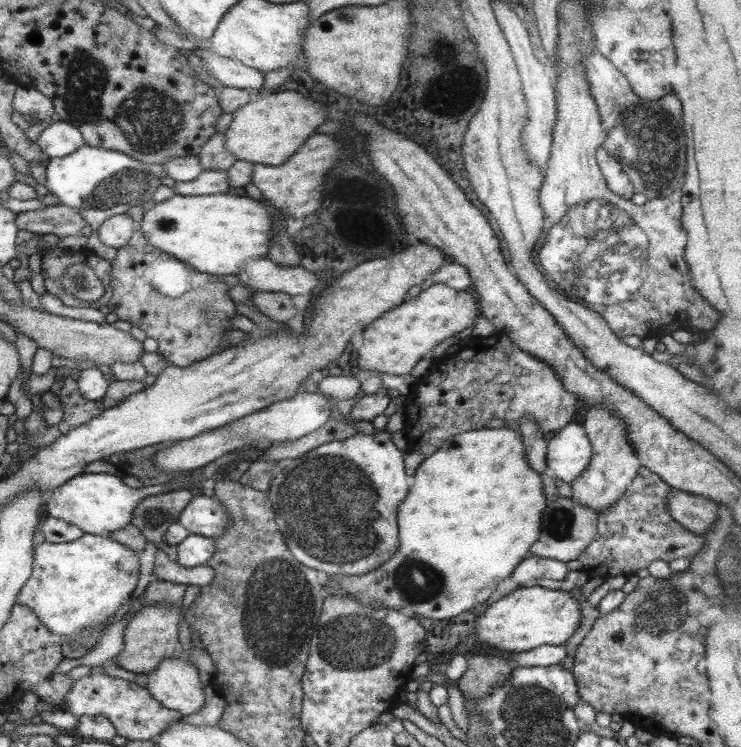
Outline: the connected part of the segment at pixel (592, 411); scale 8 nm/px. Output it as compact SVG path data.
M601 404L591 406L585 414L584 429L592 444L592 456L584 474L571 482L571 500L577 505L595 510L598 514L611 507L624 495L634 474L640 466L635 450L628 440L628 425L617 412L611 408L603 408Z

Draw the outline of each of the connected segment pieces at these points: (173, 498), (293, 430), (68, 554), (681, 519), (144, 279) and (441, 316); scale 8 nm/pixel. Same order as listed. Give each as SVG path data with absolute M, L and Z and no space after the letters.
M181 488L147 496L136 505L132 525L139 529L145 540L151 542L155 538L155 534L151 534L151 518L157 516L159 522L167 520L173 524L192 498L189 490Z
M305 391L235 420L233 424L209 429L209 432L202 432L189 440L180 440L165 449L159 449L157 453L153 453L153 468L157 468L159 472L194 471L212 463L215 458L225 453L235 451L245 443L252 444L263 439L280 442L301 438L322 427L329 418L331 418L331 405L328 400L325 400L322 395Z
M83 533L71 542L51 544L43 541L37 545L32 576L21 587L15 598L16 603L32 609L49 631L61 637L62 642L80 640L87 653L98 641L101 631L107 628L109 619L130 600L137 584L137 560L138 554L135 551L125 548L119 541L111 540L108 536Z
M671 487L667 499L666 510L671 519L693 535L703 536L709 525L715 522L718 505L708 498Z
M136 227L132 236L128 239L125 247L118 248L116 251L116 256L110 261L111 273L109 275L109 287L112 289L112 296L110 297L107 308L117 316L119 320L123 322L129 322L131 326L143 330L147 338L153 338L157 340L157 354L161 354L168 365L175 366L177 368L185 368L191 365L191 362L197 363L198 361L204 360L209 357L209 354L215 350L217 342L221 340L221 334L229 328L229 318L235 316L235 308L233 308L233 302L229 299L228 288L229 285L224 283L218 276L210 275L207 273L198 272L195 268L184 264L183 261L176 260L175 257L168 256L163 252L160 252L157 248L152 248L148 246L147 240L143 237L143 234Z
M433 284L413 299L373 320L362 331L361 346L357 350L357 368L389 375L409 374L421 358L441 340L467 328L477 316L475 300L469 289L457 291L445 284Z

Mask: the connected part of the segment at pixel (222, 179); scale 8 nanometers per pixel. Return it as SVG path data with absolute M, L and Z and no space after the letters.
M203 170L189 182L177 182L173 192L183 196L203 196L207 194L227 193L229 182L227 172L223 170Z

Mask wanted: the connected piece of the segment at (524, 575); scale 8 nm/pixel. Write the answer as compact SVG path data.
M531 555L517 564L515 572L511 575L511 580L519 586L528 586L539 578L564 580L568 571L563 562Z

